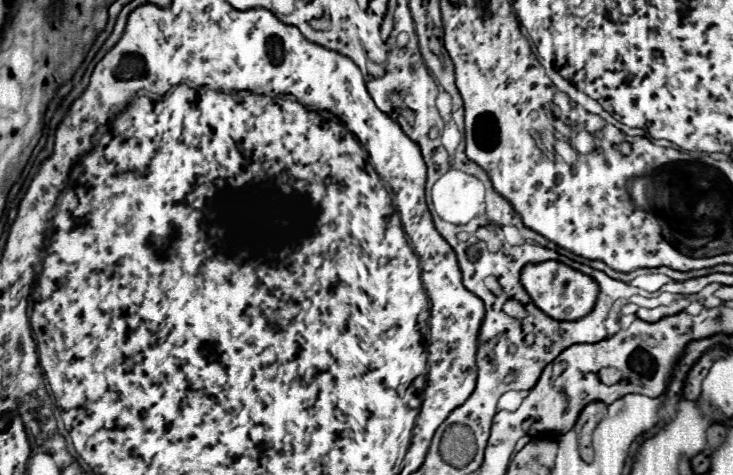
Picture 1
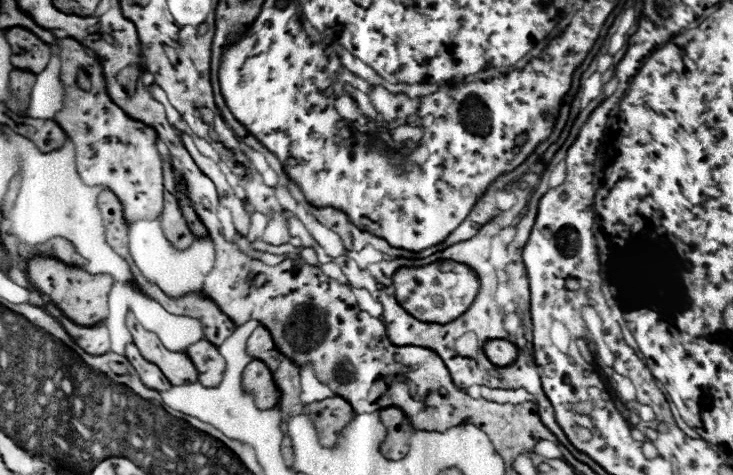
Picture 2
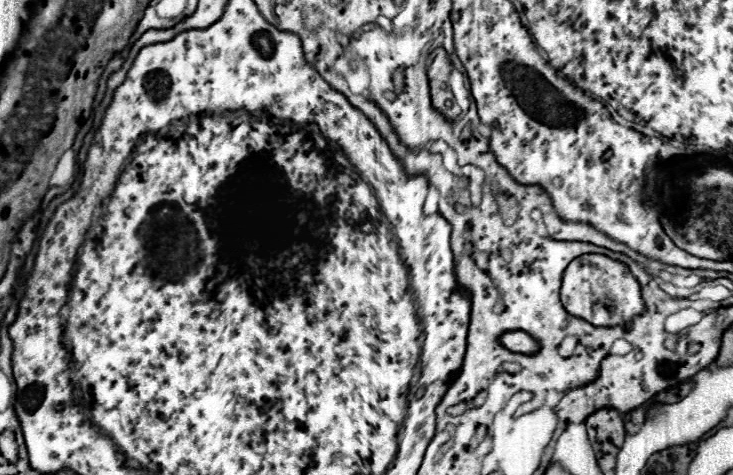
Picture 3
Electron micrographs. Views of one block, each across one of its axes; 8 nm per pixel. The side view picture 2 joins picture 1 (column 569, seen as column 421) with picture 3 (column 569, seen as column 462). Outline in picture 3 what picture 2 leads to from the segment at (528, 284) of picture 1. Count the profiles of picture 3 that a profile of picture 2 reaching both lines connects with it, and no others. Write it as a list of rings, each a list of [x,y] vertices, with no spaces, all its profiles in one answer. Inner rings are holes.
[[[582,254],[568,264],[562,278],[560,298],[564,308],[572,316],[602,328],[626,326],[638,314],[646,312],[640,284],[634,278],[634,274],[628,270],[628,266],[602,254]]]

